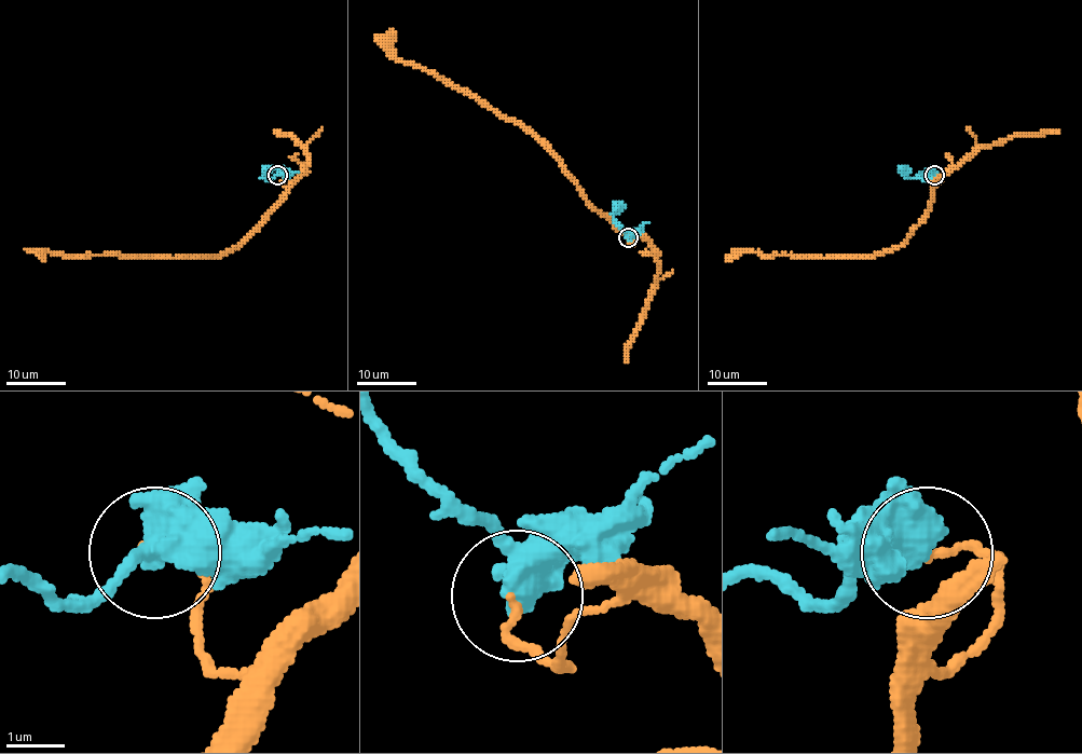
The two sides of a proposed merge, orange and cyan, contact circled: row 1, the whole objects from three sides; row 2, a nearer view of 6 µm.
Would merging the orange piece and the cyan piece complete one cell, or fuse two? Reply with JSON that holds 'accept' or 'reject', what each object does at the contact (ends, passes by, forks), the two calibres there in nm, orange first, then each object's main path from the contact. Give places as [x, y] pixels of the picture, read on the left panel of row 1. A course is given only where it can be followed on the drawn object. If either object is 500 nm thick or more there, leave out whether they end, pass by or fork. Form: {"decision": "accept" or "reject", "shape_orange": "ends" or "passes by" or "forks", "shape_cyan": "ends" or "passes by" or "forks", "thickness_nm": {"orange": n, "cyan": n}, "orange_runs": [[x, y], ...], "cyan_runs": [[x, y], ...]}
{"decision": "reject", "shape_orange": "ends", "shape_cyan": "passes by", "thickness_nm": {"orange": 130, "cyan": 480}, "orange_runs": [[278, 174], [287, 188], [285, 196], [242, 244], [220, 256], [129, 257], [45, 251], [41, 262]], "cyan_runs": [[278, 174], [271, 180], [261, 178], [272, 165]]}

